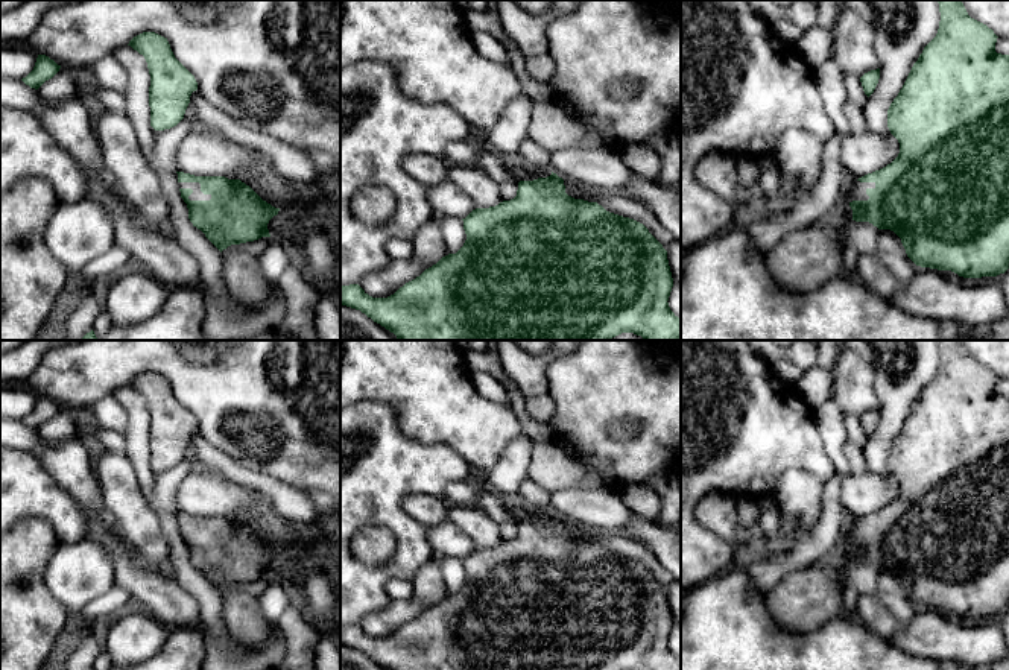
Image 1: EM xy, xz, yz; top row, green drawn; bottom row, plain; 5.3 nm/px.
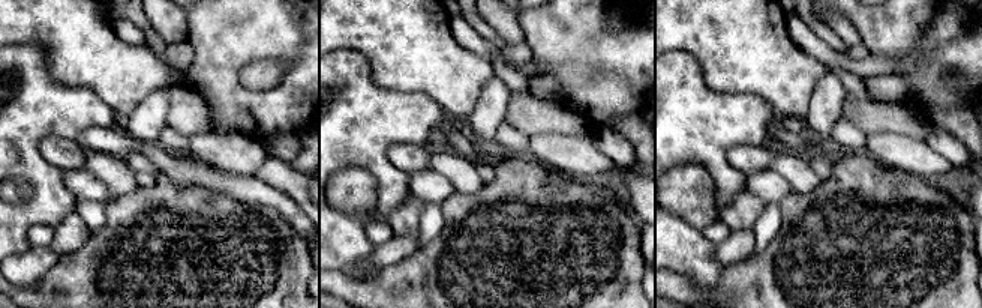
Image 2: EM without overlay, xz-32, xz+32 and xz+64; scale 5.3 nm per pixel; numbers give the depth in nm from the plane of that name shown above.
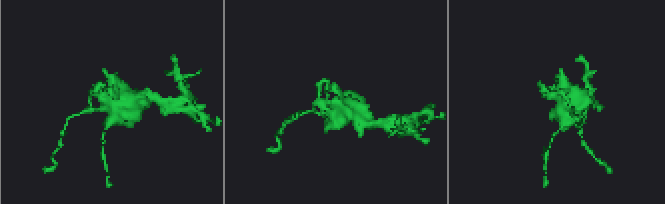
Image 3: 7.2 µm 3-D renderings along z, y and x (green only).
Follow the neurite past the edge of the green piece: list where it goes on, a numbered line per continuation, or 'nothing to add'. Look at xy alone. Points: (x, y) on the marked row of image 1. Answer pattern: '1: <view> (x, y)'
1: xy (196, 195)

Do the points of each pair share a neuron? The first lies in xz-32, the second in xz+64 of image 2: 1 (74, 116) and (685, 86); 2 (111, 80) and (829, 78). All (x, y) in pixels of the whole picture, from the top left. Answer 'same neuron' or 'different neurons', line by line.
1: same neuron
2: different neurons

